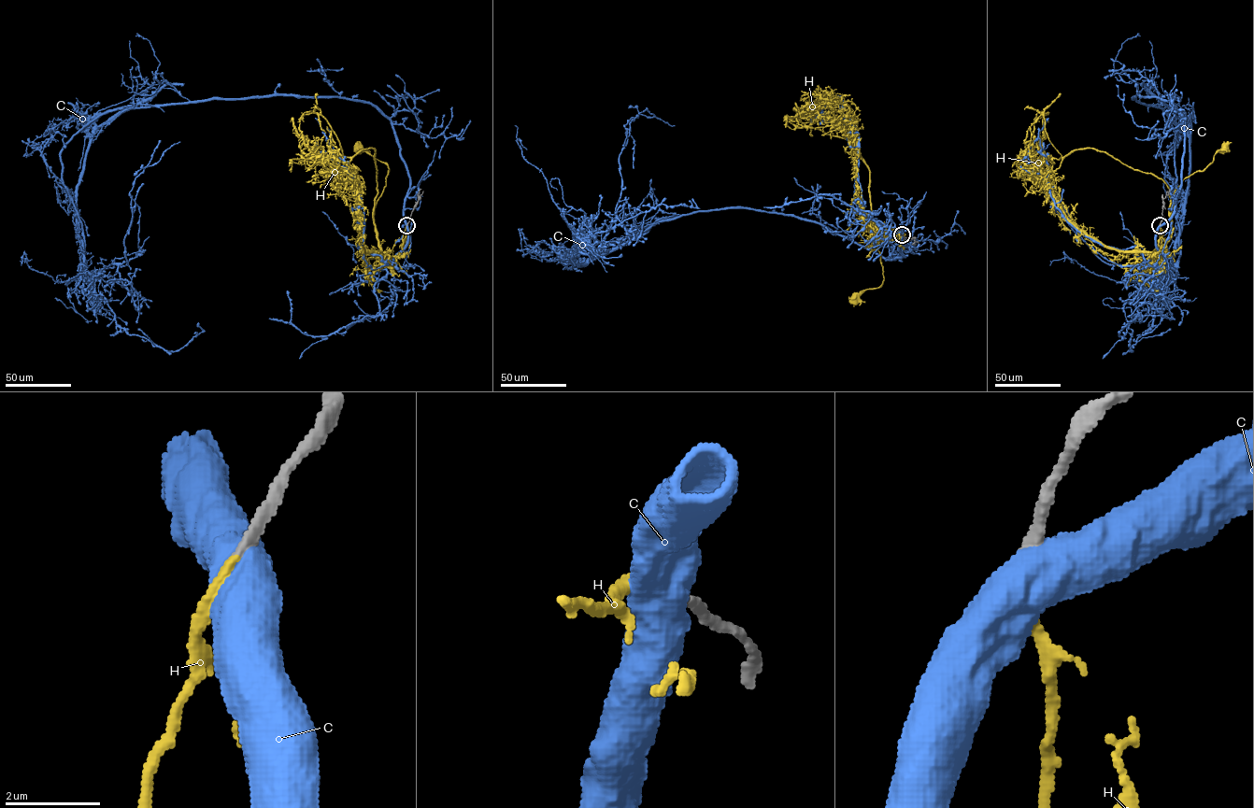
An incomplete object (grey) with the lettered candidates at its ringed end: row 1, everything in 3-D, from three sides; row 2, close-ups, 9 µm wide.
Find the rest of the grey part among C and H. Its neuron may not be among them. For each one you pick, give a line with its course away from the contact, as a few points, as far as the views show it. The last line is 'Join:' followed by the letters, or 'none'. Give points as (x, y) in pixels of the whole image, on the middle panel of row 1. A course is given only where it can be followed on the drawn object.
H: Its course: (902, 234), (890, 233), (874, 238), (868, 247), (880, 255), (883, 283), (867, 289), (853, 300)
Join: H

